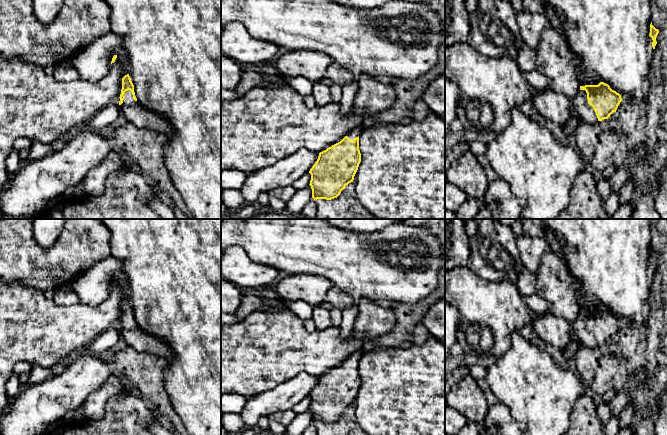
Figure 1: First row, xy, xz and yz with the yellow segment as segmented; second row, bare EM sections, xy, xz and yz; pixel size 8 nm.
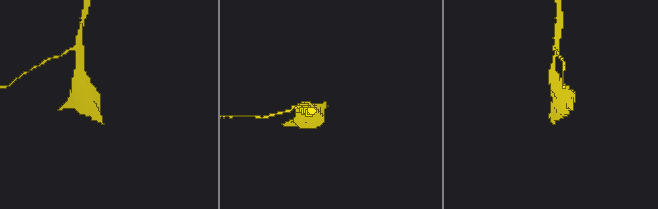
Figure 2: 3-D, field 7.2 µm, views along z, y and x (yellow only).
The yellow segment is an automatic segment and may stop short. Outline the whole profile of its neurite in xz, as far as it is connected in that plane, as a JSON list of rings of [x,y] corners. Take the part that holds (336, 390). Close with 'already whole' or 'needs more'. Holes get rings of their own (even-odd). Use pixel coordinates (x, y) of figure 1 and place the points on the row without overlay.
[[[363,348],[353,352],[340,366],[319,377],[310,393],[312,422],[331,424],[337,422],[353,406],[361,386],[359,359]]]; needs more

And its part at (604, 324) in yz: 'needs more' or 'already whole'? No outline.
needs more

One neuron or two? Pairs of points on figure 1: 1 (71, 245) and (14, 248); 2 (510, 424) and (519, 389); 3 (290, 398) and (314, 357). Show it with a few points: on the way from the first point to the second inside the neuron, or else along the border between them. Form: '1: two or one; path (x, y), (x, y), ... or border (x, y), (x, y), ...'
1: one; path (57, 254), (28, 254)
2: two; border (499, 402), (522, 424)
3: two; border (318, 376), (299, 372), (283, 381)

